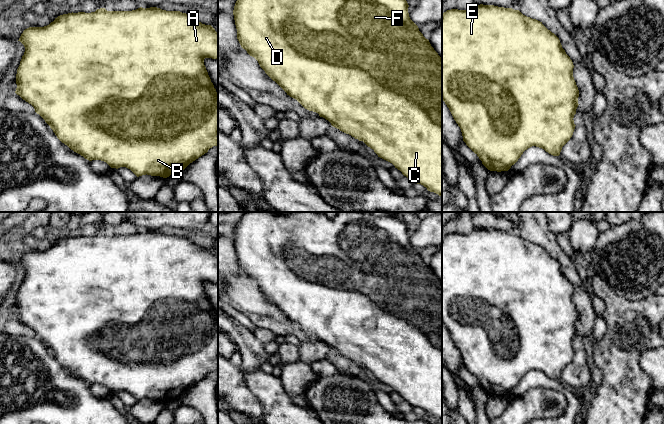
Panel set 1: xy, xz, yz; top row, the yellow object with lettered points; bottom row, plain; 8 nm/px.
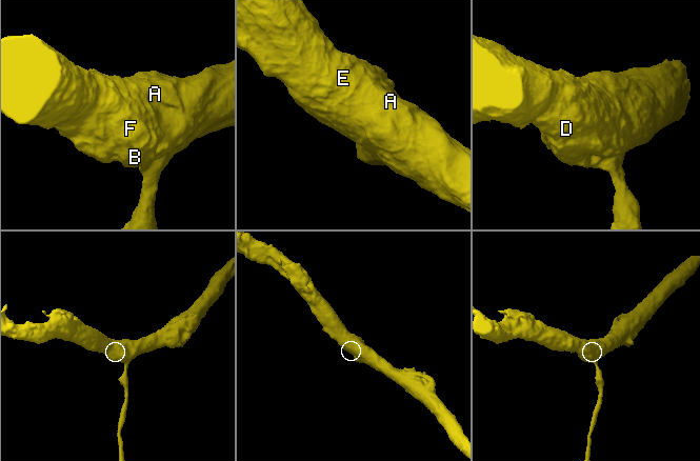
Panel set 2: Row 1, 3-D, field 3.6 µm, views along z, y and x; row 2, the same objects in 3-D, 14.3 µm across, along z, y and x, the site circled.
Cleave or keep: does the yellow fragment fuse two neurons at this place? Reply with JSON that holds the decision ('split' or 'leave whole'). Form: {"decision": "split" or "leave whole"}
{"decision": "leave whole"}

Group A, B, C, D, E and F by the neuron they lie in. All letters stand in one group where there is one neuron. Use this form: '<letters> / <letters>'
A B C D E F

